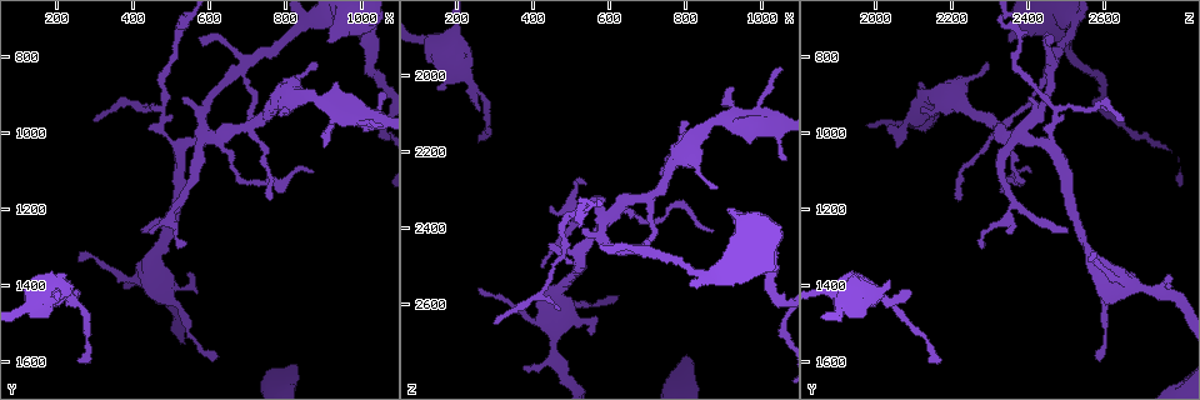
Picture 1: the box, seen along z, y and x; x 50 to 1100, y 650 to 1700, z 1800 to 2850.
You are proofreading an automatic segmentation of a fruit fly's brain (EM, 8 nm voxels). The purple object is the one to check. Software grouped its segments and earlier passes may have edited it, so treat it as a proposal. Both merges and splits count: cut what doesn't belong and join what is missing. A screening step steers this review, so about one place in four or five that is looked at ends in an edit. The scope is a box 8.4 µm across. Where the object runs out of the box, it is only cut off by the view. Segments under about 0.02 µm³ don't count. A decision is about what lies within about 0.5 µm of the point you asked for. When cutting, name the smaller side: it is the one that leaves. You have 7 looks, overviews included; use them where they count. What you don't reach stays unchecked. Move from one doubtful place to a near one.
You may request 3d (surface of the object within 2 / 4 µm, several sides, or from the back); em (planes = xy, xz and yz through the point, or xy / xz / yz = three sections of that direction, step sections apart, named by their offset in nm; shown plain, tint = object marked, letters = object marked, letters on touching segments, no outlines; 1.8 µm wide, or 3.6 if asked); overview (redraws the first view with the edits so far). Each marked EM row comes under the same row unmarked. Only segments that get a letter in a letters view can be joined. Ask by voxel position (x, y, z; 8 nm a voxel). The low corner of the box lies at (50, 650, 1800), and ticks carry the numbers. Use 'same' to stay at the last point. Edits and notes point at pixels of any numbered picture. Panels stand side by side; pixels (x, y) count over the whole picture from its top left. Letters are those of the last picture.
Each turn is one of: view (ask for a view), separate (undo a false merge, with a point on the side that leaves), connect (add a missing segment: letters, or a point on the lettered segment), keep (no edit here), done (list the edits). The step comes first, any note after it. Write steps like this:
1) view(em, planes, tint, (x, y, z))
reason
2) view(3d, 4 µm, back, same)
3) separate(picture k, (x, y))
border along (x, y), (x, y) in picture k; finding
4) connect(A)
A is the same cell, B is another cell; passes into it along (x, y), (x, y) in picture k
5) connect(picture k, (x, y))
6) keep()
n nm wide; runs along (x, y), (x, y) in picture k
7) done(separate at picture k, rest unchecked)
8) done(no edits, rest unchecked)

view(3d, 4 µm, (870, 1110, 2415))
branch stops here

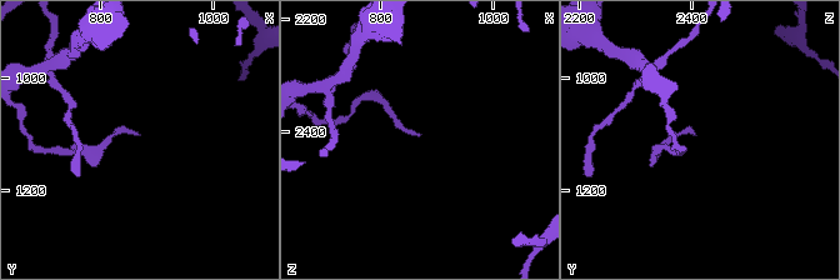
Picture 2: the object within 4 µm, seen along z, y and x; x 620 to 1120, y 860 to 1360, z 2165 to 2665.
view(em, xz, step 4, tint, (865, 1105, 2405))

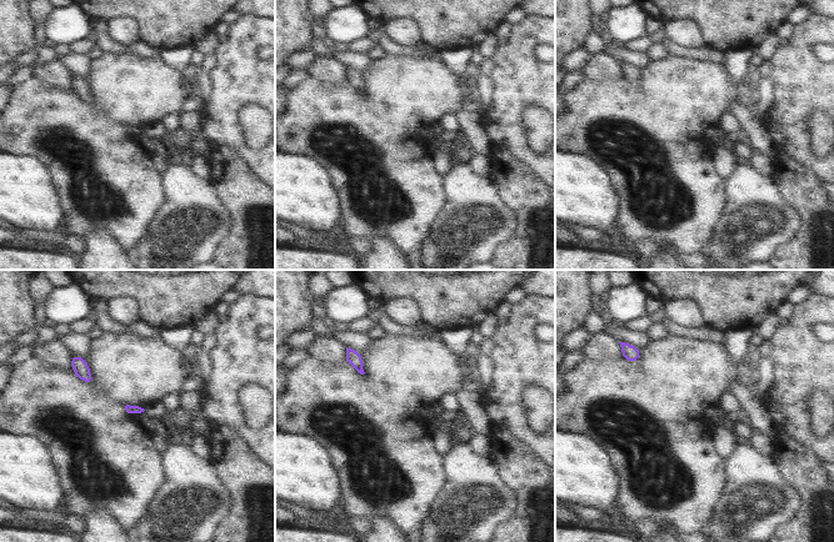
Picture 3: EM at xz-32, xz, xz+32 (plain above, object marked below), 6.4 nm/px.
view(em, planes, letters, same)
cut it another way

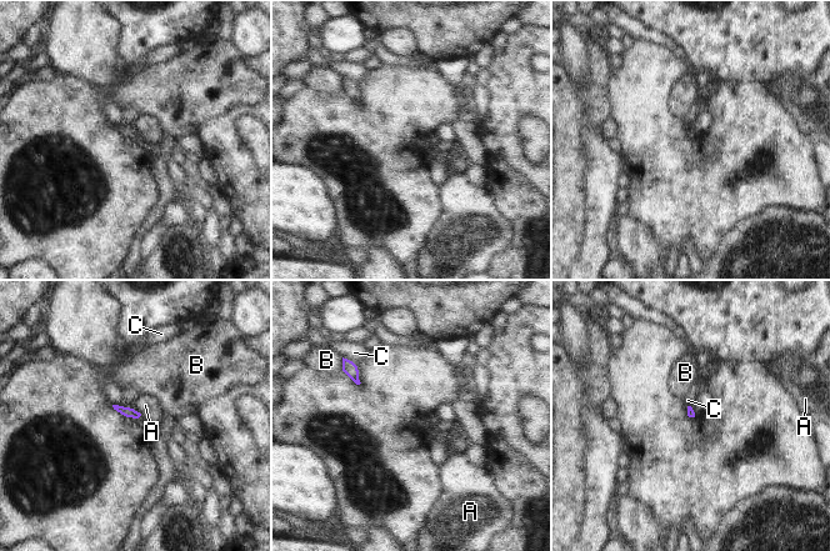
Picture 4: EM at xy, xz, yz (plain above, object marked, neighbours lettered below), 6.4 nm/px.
keep()
A, B and C are other cells; border along (133, 407), (140, 414) in picture 4; no lettered segment goes on from it

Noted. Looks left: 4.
view(em, xz, step 4, tint, (580, 1005, 2380))
four or more arms meet

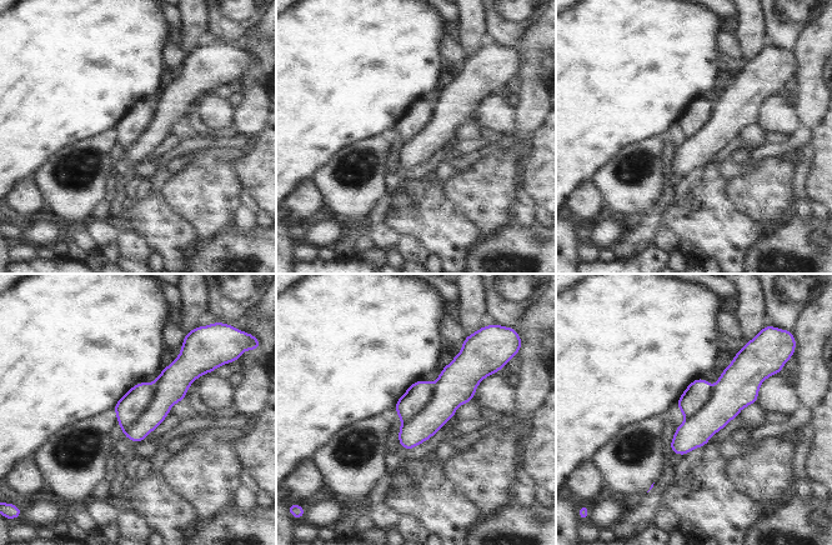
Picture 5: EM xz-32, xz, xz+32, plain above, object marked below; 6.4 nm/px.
view(em, planes, tint, same)
another direction

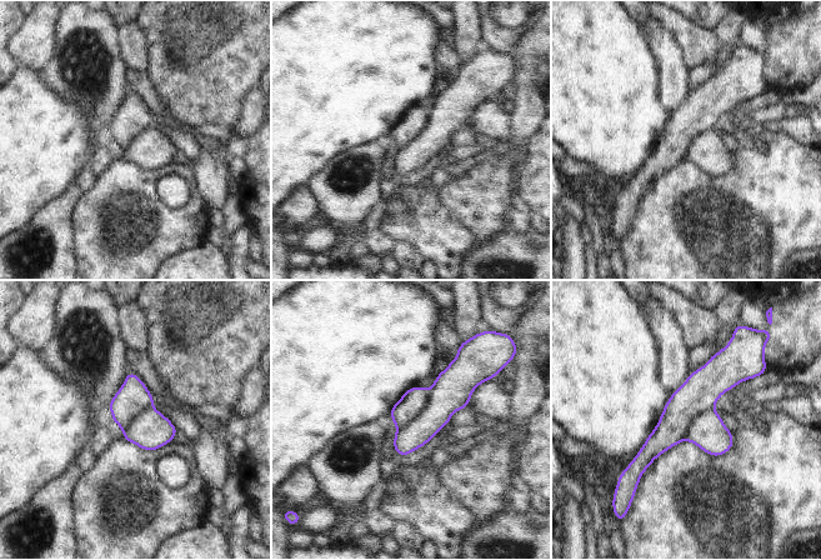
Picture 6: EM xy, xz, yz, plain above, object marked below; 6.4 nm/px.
view(em, planes, letters, same)

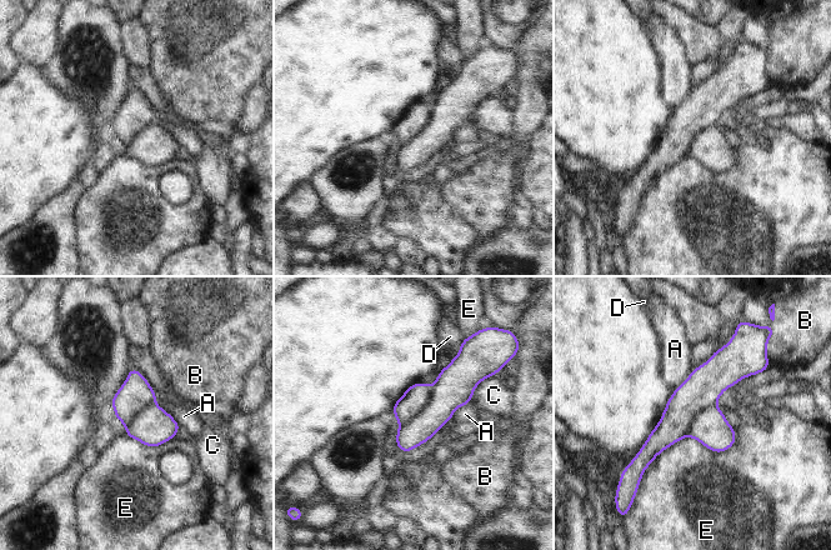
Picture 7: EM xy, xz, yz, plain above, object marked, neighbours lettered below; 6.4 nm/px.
separate(picture 7, (415, 398))
280 nm wide; A, B, C, D and E are other cells; the part that leaves runs along (732, 353), (641, 469) in picture 7; a second neuron is stuck on

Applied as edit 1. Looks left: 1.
view(em, 3.6 µm, yz, step 16, letters, (255, 1595, 2160))
thin end

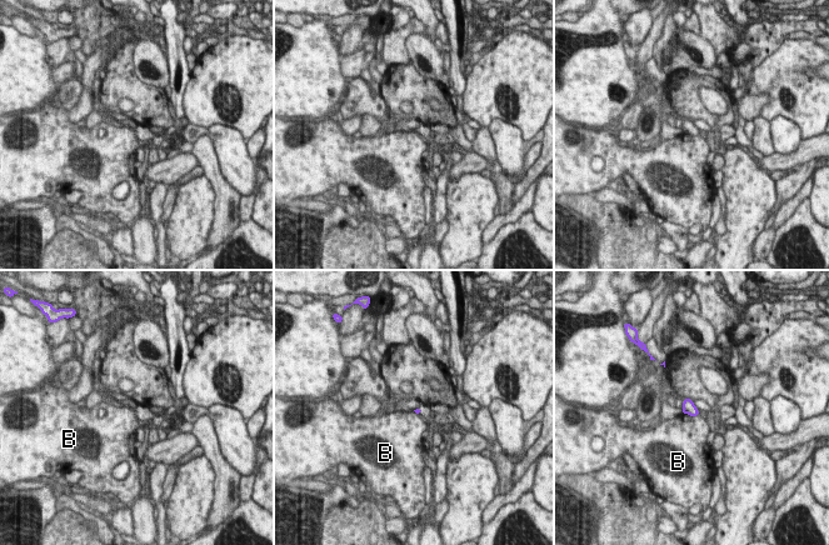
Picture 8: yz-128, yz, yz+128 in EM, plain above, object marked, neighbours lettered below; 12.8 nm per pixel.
keep()
B is another cell; border along (683, 413), (698, 415) in picture 8; none of them fits

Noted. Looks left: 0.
done(separate at picture 7, rest unchecked)

